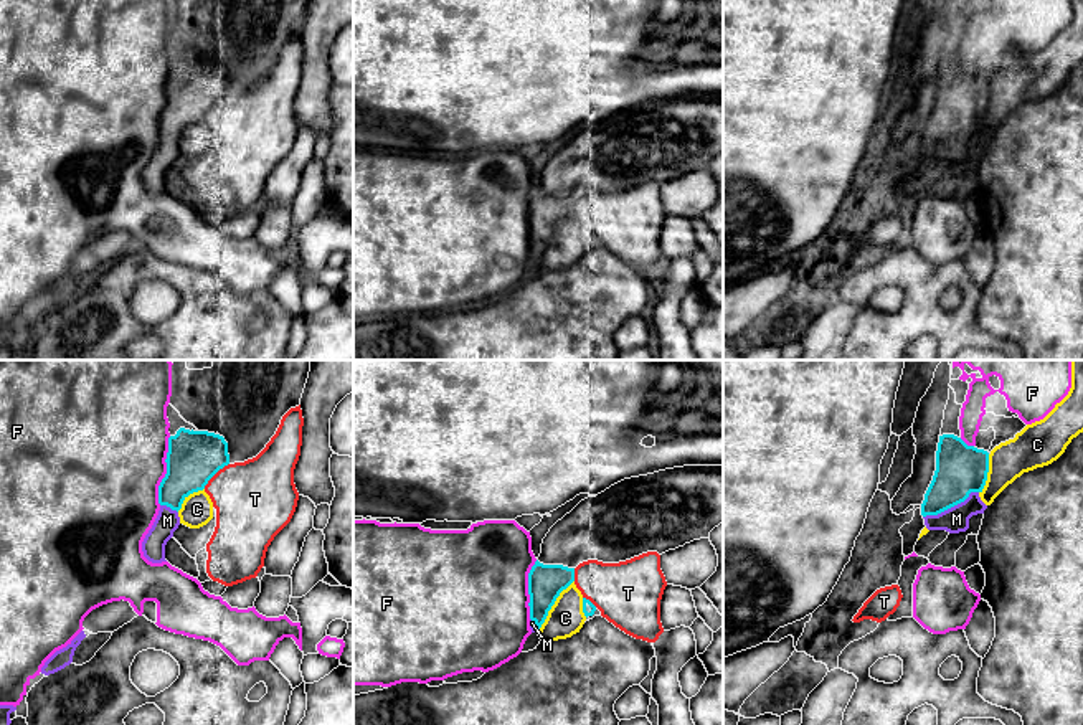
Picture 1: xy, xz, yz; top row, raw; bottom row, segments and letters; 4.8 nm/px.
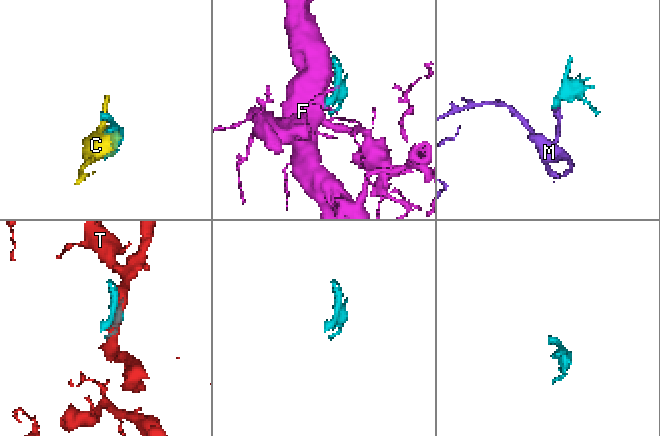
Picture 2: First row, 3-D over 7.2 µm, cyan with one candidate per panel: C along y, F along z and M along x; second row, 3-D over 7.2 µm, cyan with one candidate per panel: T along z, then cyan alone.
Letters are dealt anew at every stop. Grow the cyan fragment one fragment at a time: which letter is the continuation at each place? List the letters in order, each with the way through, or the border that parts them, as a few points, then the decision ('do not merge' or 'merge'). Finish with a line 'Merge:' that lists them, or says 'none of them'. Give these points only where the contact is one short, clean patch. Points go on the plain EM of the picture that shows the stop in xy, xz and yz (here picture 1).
C: do not merge
F: do not merge
M: across yz (961, 99), (950, 137), (956, 149) | merge
T: do not merge
Merge: M

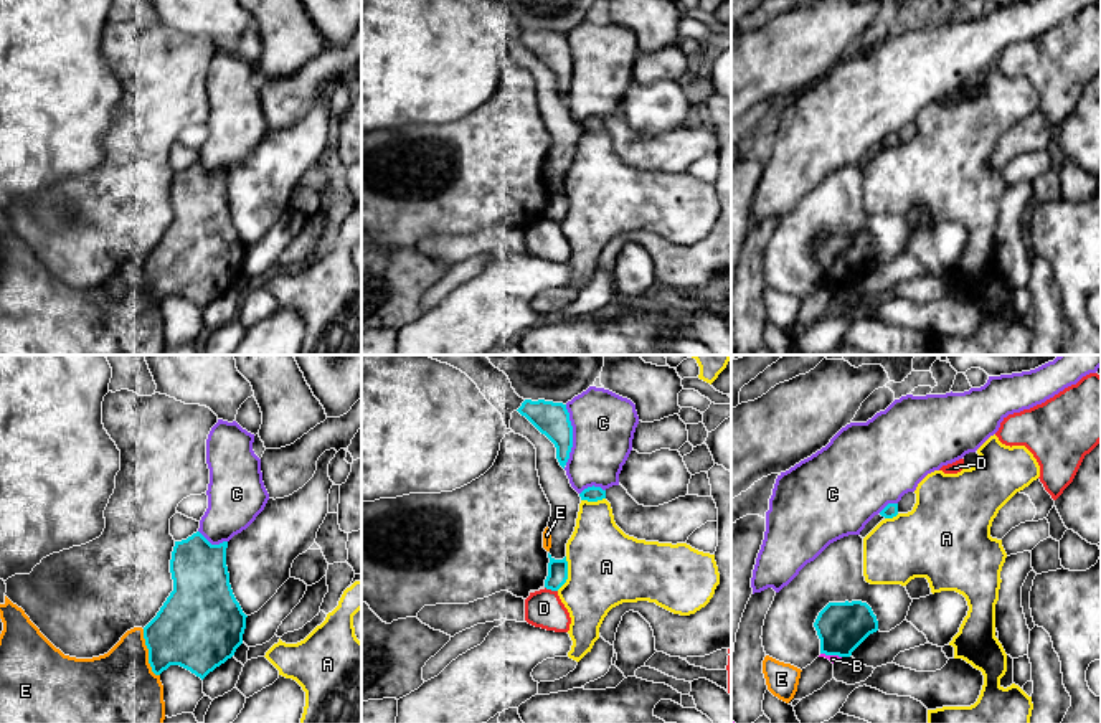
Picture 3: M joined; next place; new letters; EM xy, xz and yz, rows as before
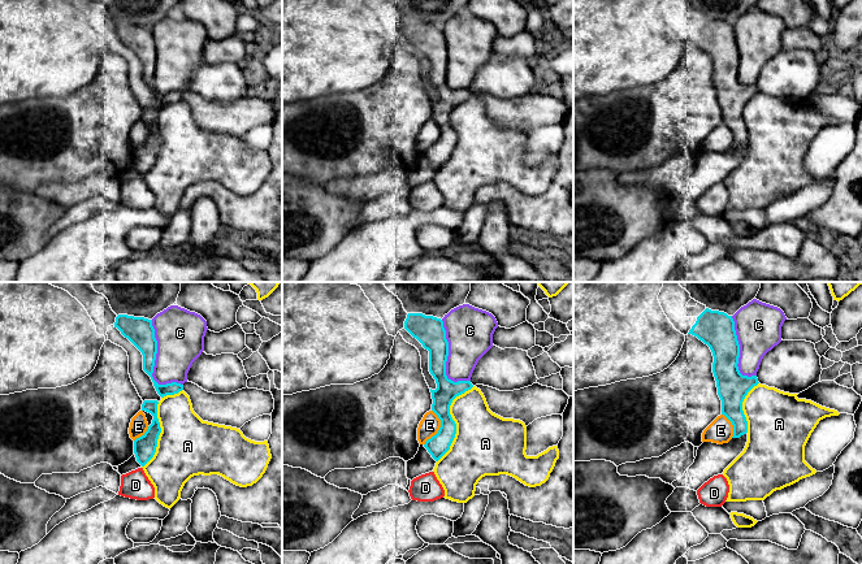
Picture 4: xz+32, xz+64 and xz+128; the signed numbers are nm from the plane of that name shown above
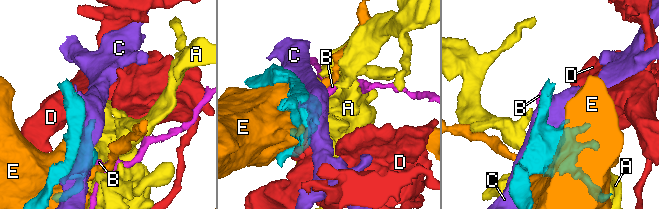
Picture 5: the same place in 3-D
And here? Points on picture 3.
A: do not merge
B: along yz (821, 283), (841, 288) | do not merge
C: do not merge
D: do not merge
E: do not merge
Merge: none of them

